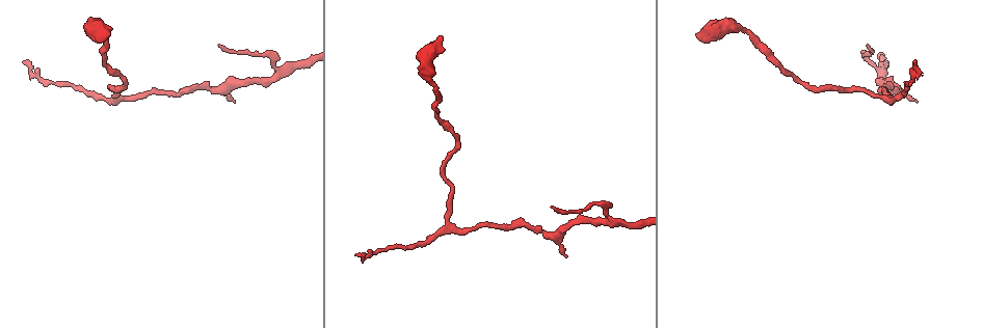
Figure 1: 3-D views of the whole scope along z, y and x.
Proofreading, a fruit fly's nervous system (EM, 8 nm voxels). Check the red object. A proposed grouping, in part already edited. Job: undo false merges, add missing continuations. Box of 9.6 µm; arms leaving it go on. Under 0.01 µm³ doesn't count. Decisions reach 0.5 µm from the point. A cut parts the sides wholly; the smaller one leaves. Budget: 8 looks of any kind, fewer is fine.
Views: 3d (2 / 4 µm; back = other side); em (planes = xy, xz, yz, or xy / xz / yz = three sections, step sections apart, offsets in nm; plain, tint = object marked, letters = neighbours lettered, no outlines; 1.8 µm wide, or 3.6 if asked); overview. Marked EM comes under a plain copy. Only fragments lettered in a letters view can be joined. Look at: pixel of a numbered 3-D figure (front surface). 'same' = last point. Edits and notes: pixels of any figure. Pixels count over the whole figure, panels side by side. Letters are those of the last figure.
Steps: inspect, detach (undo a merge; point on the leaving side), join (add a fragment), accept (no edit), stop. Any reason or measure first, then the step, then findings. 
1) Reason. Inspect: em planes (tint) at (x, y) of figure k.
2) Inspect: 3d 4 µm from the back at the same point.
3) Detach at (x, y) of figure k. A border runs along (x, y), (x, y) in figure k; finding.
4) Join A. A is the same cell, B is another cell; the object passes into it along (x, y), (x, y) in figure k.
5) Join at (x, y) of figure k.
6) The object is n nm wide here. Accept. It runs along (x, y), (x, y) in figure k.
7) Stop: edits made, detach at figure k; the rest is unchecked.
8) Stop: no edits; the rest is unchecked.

Abrupt turn. Inspect: em xz step 8 (letters) at (124, 80) of figure 1.

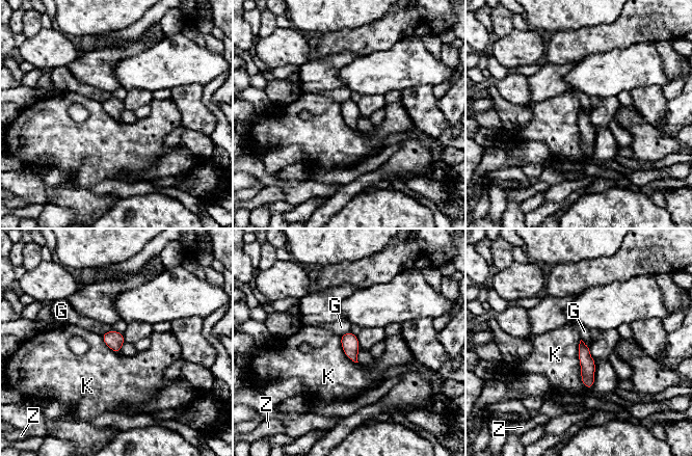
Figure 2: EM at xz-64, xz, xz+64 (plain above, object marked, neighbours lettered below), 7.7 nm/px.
Inspect: em planes (letters) at the same point.

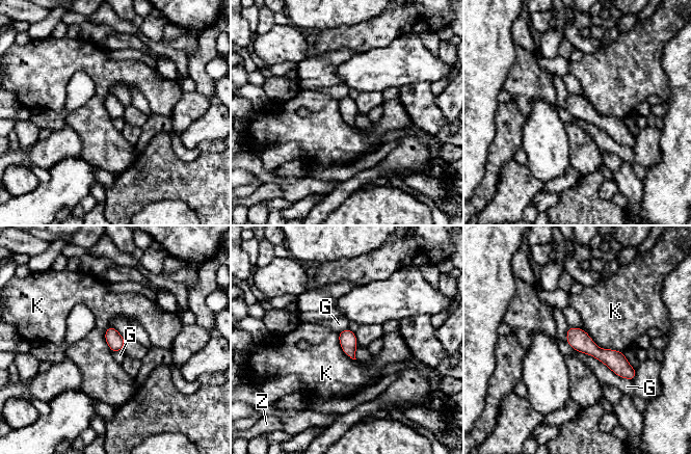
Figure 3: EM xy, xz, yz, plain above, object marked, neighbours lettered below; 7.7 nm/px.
Accept. G, K and Z are other cells; it runs along (570, 329), (587, 346), (633, 374) in figure 3; all the same cell.

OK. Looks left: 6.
Branch stops here. Inspect: em xz step 16 (tint) at (439, 37) of figure 1.

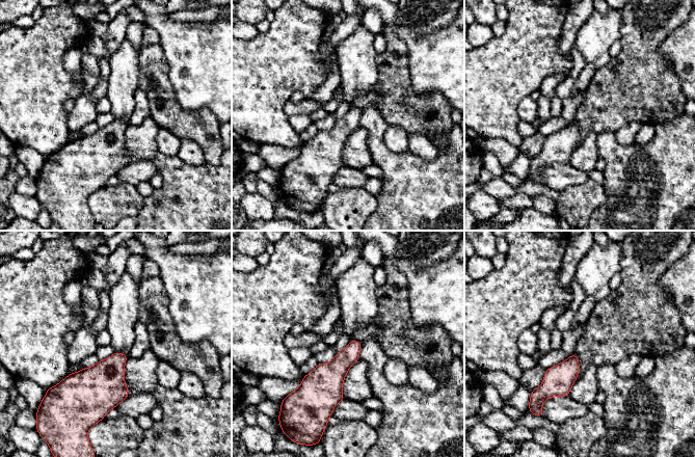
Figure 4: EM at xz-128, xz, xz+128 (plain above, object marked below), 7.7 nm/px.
Another direction. Inspect: em planes (letters) at the same point.

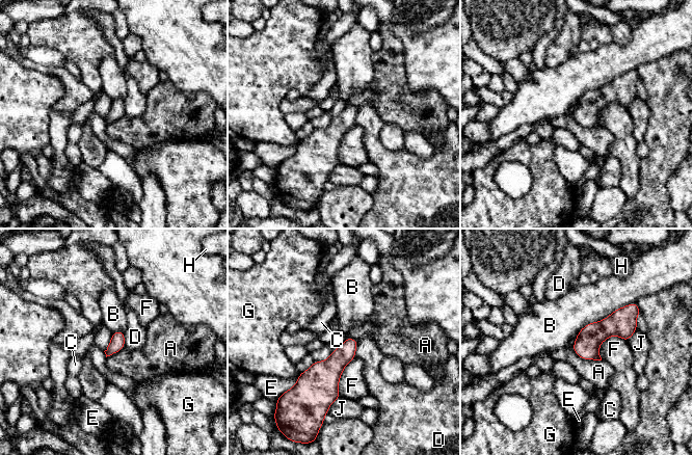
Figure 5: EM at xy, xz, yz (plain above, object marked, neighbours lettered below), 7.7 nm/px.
The longest contact is with B, 500 nm. Accept. A, B, C, D, E, F, G, H and J are other cells; a border runs along (571, 348), (583, 358), (601, 360) in figure 5; no lettered fragment goes on from it.

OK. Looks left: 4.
Abrupt turn. Inspect: 3d 2 µm at (264, 54) of figure 1.

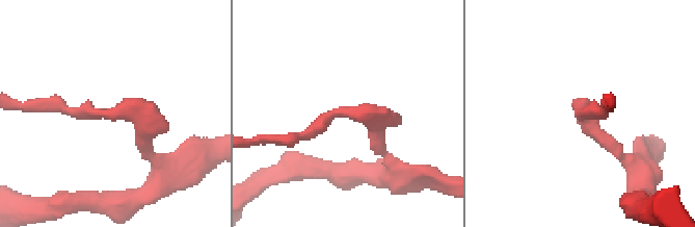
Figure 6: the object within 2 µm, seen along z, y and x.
Inspect: em xy step 4 (tint) at (582, 110) of figure 6.

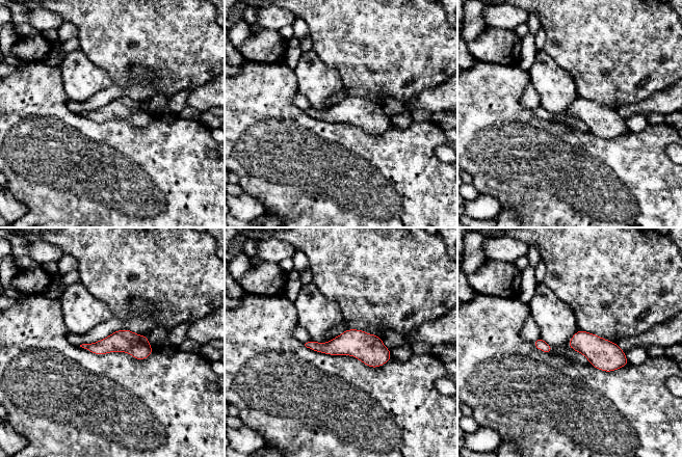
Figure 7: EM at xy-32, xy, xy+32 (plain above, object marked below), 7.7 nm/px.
What lies round it. Inspect: em xy step 4 (letters) at the same point.

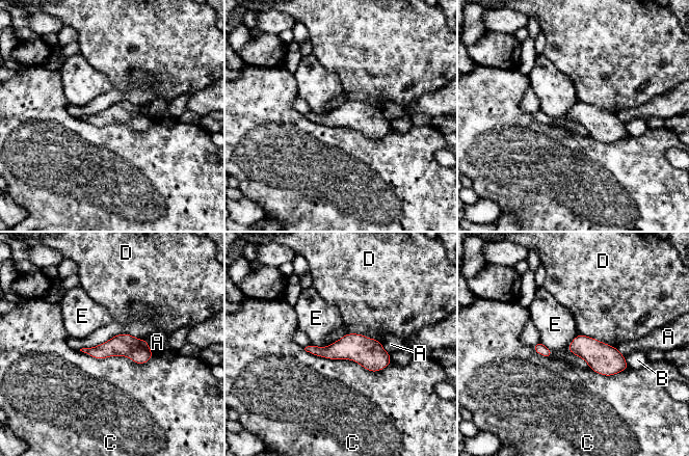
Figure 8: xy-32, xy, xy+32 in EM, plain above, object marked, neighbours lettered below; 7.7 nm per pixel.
Accept. A, B, C, D and E are other cells; continuous, no second cell.

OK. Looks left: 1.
Inspect: em planes (letters) at (915, 100) of figure 1.

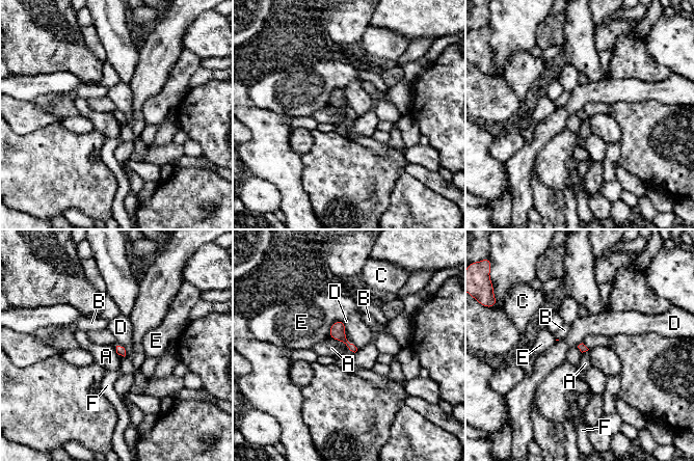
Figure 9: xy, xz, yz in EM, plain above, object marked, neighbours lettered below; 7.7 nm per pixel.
Accept. A, B, C, D, E and F are other cells; a border runs along (331, 337), (341, 341), (346, 347) in figure 9; no lettered fragment goes on from it.

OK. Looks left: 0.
Stop: no edits; the rest is unchecked.

